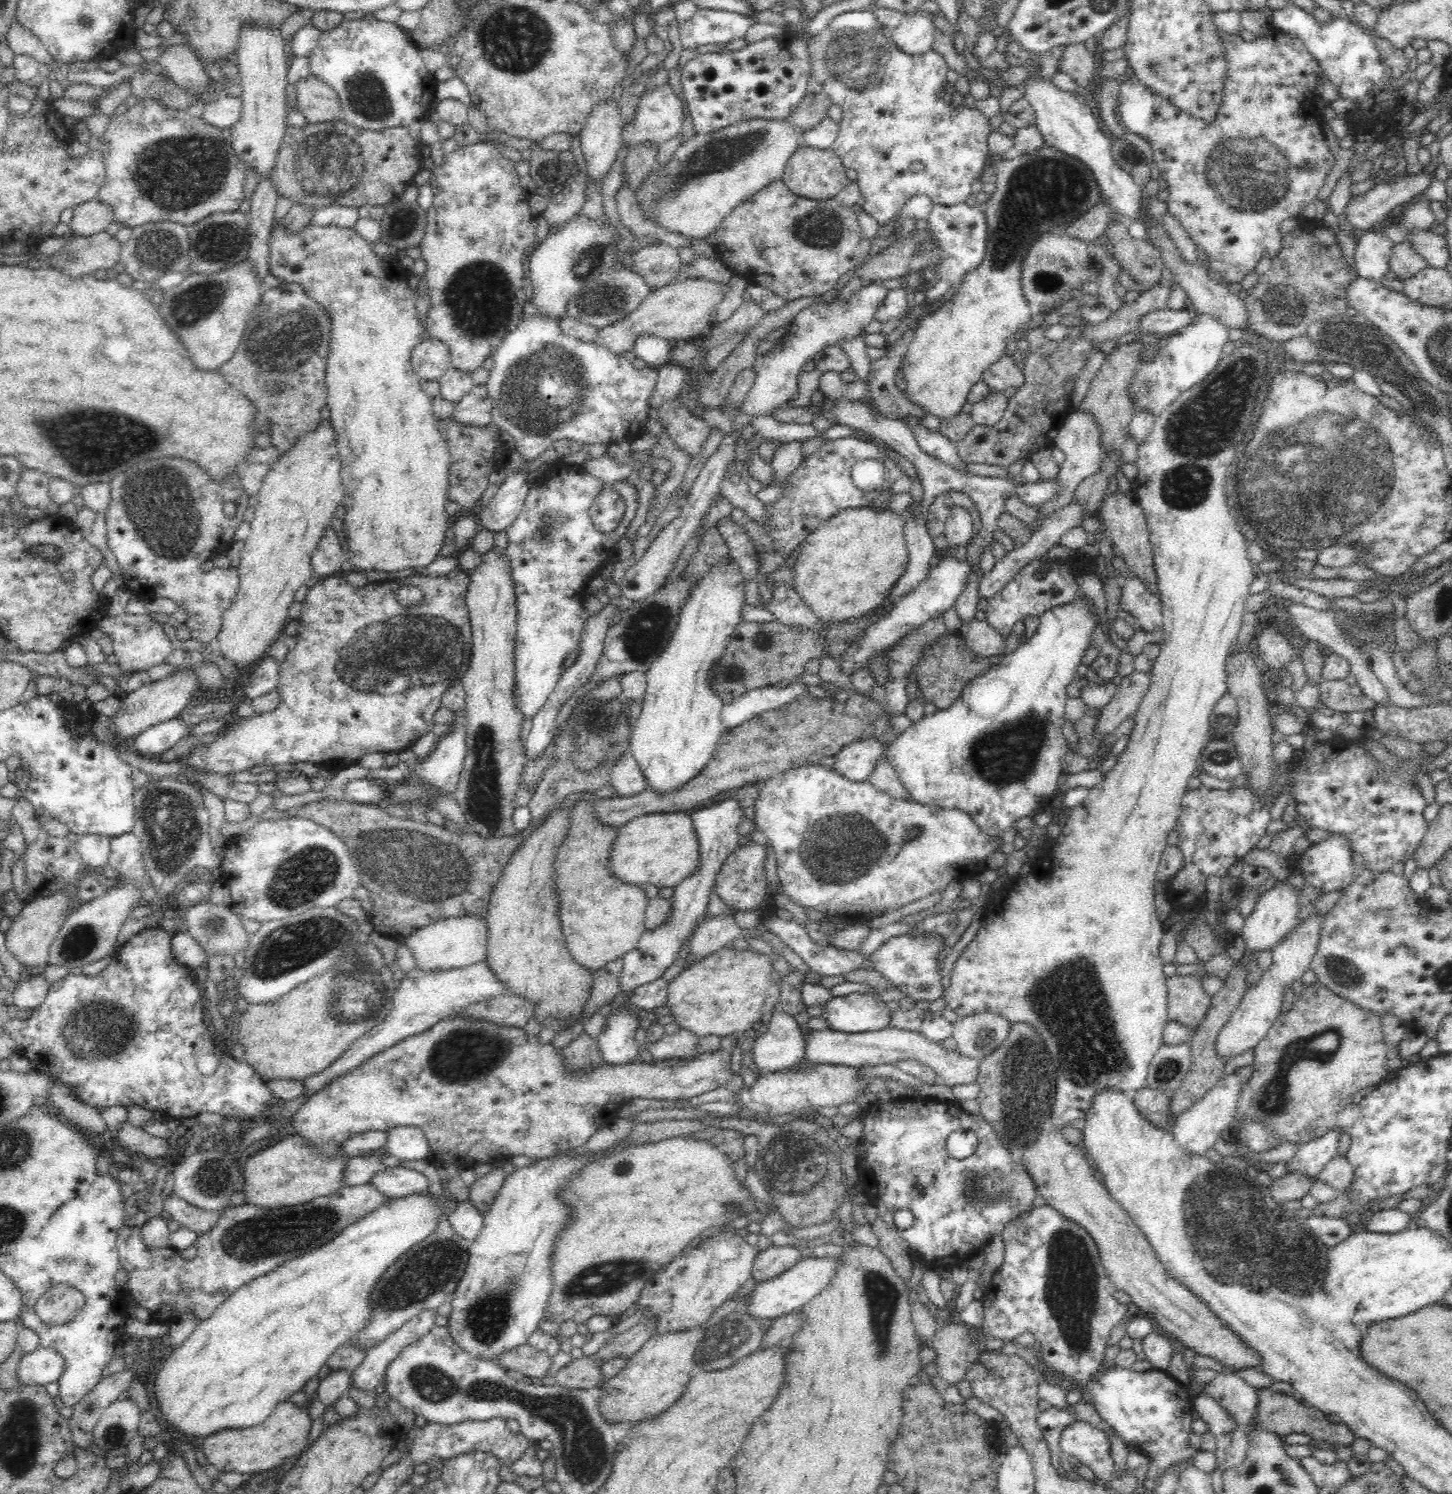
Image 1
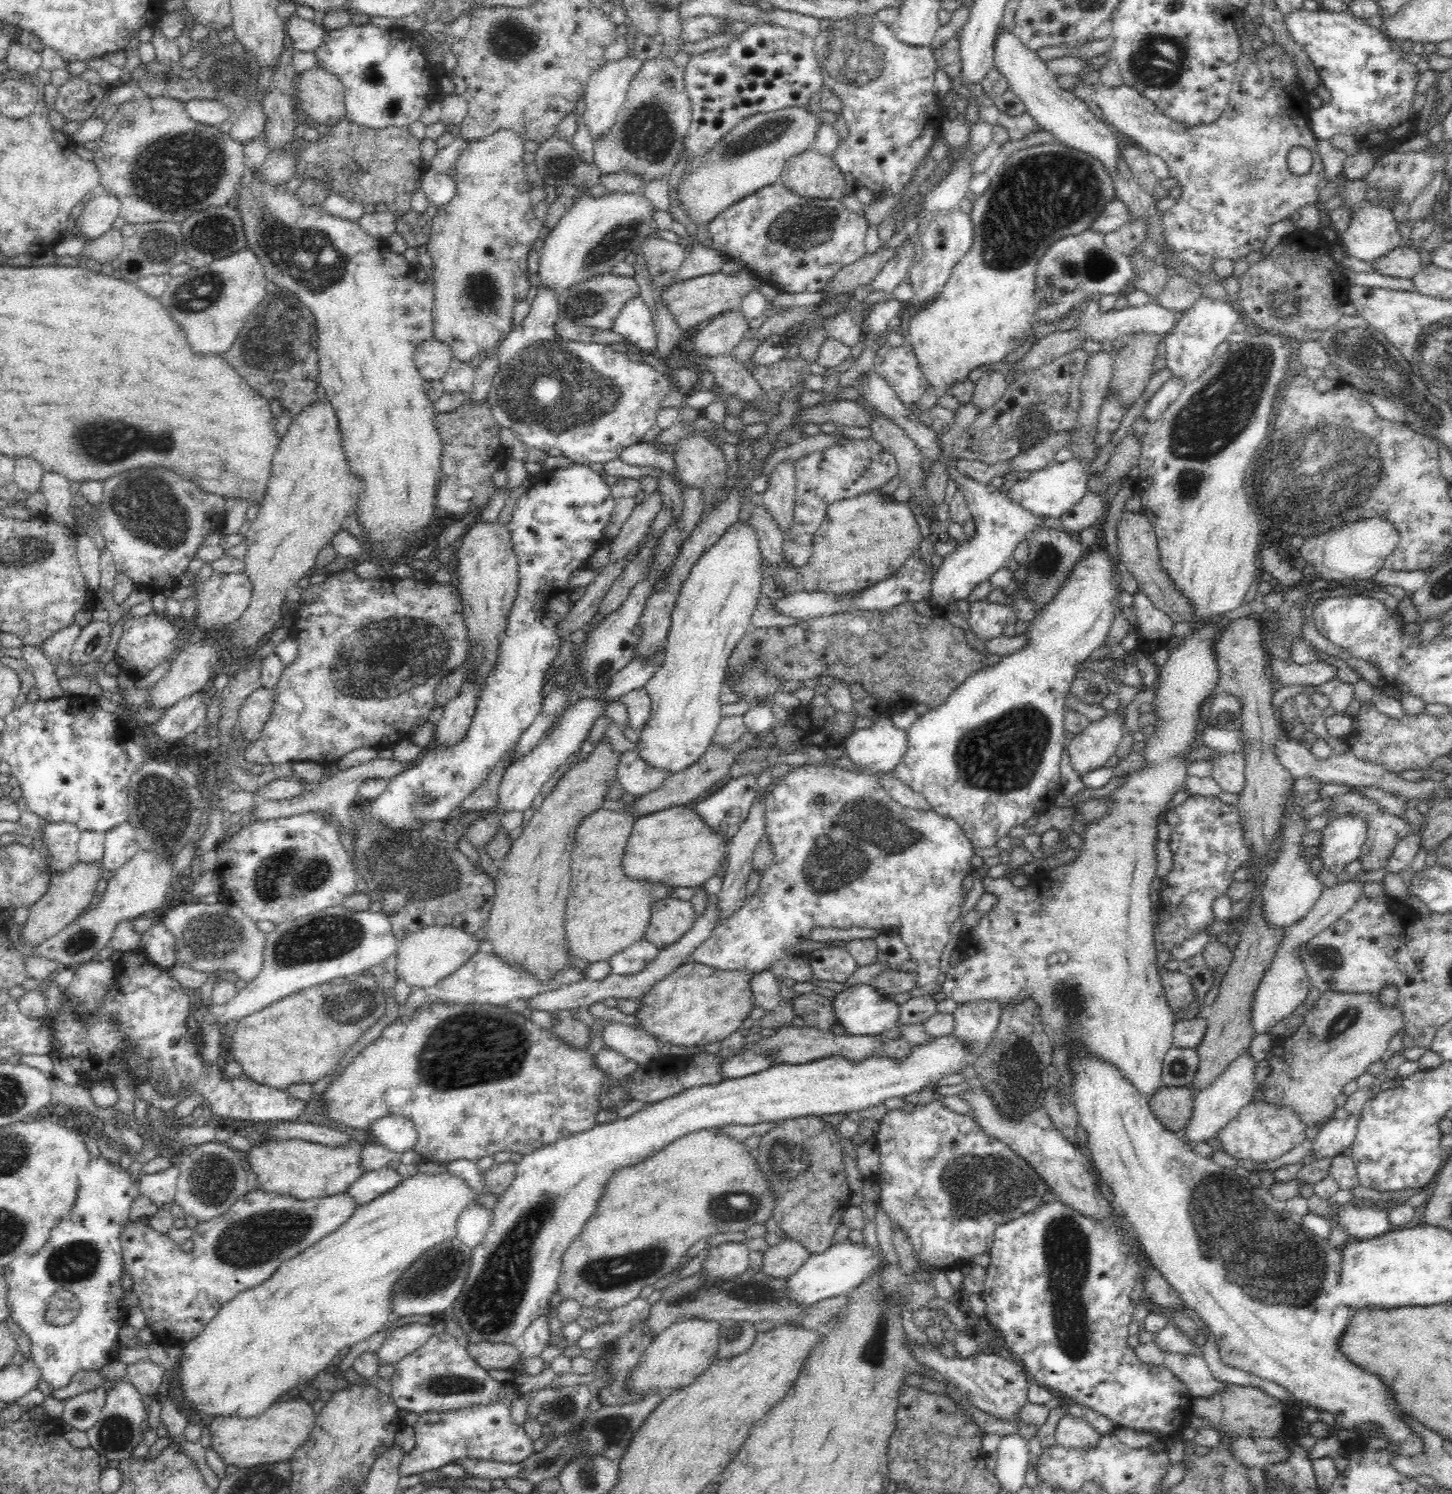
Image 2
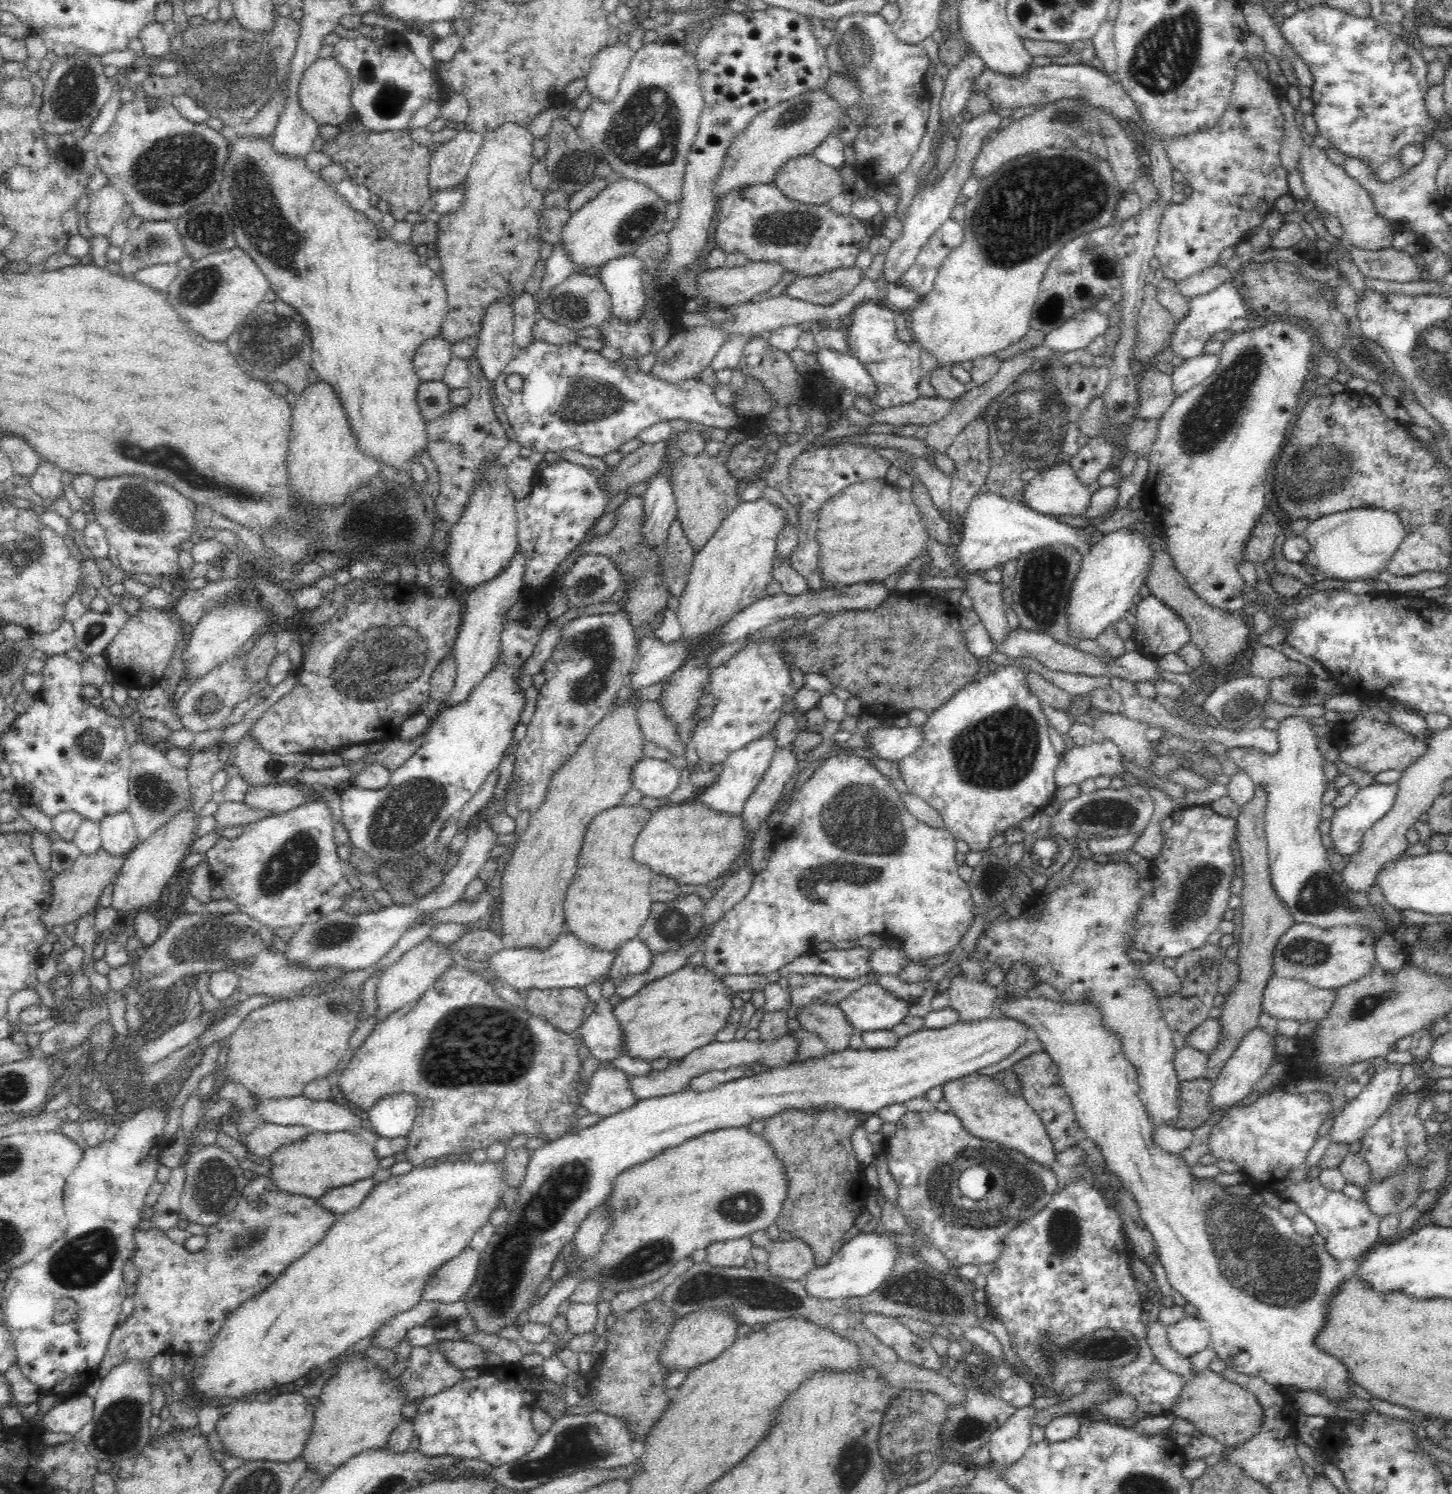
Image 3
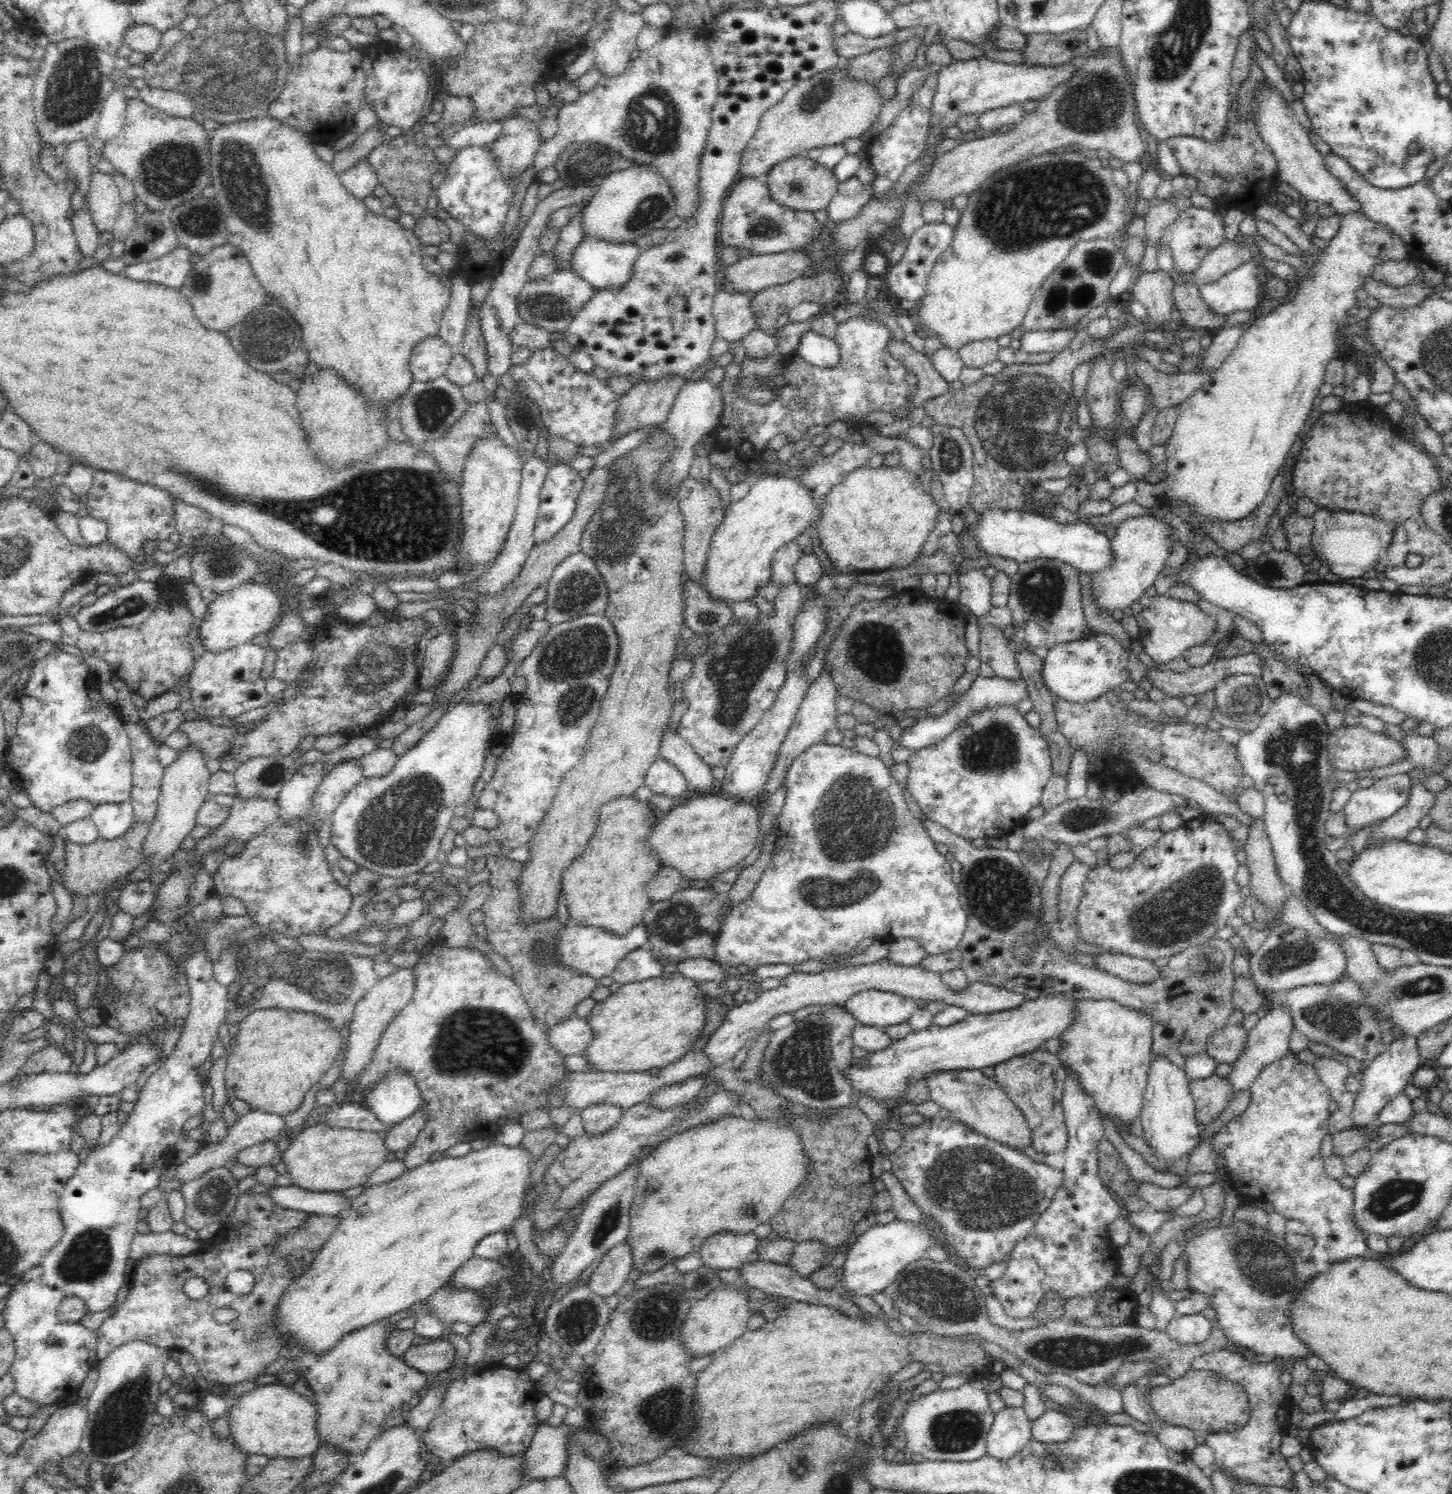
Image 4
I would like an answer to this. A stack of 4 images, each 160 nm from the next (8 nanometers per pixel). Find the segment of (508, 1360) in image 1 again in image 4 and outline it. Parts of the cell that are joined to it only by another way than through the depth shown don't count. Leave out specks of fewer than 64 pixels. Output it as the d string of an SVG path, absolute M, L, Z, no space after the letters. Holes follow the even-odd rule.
M446 1337L430 1344L412 1345L404 1354L402 1361L416 1372L431 1377L433 1374L448 1368L454 1362L456 1351Z

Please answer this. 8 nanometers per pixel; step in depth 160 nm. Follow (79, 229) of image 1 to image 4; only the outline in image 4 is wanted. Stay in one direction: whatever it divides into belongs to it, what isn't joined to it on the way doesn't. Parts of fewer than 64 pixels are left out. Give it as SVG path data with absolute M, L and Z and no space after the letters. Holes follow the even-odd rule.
M92 174L87 198L84 199L99 232L112 232L122 204L112 174Z

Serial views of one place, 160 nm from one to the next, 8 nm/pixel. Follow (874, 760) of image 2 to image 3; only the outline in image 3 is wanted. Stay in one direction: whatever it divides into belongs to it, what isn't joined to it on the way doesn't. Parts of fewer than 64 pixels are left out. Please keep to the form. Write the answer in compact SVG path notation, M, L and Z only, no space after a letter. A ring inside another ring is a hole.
M923 725L898 728L876 727L870 732L866 747L872 748L879 758L896 762L916 752L924 742Z

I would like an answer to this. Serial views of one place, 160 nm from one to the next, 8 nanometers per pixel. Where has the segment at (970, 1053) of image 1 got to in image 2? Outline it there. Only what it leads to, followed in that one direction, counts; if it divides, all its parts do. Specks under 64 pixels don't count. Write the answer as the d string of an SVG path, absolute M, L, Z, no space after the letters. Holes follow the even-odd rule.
M974 1000L956 1004L953 1034L973 1050L984 1050L993 1039L1002 1006L995 1000Z

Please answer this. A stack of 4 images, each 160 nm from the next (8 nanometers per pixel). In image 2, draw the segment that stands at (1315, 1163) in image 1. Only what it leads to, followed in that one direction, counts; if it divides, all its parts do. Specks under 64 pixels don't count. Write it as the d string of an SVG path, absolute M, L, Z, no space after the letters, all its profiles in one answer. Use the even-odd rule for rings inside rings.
M1339 1113L1328 1120L1313 1138L1313 1150L1316 1158L1335 1157L1353 1143L1358 1130L1361 1114Z

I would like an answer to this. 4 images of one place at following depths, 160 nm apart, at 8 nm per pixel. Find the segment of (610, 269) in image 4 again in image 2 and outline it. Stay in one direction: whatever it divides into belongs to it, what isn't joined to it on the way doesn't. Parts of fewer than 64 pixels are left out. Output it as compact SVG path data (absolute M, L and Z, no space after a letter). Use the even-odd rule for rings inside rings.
M640 295L622 308L611 330L622 336L631 349L657 353L652 314Z

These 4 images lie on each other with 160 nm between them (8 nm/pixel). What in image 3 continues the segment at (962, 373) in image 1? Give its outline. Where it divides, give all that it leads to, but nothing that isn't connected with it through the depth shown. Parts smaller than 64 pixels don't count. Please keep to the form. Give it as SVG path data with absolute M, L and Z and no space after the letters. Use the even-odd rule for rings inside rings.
M1070 144L1060 148L1052 146L1038 152L1033 152L1032 154L1019 156L1005 162L998 170L991 172L985 179L980 179L976 195L967 199L964 204L965 218L962 220L962 225L965 227L965 230L962 244L958 244L952 252L946 254L946 258L942 260L942 264L938 268L938 274L936 274L936 278L932 282L932 290L927 292L924 295L924 300L918 302L911 310L912 323L910 324L910 330L912 330L914 344L917 347L924 347L926 350L929 350L936 357L936 360L938 360L939 367L946 367L955 363L964 364L966 361L972 362L978 356L992 355L1006 349L1012 344L1016 344L1029 332L1029 321L1031 320L1033 305L1036 301L1041 280L1050 261L1070 240L1074 240L1077 236L1085 235L1097 228L1112 224L1122 193L1123 189L1119 187L1116 175L1108 161L1099 159L1088 150Z

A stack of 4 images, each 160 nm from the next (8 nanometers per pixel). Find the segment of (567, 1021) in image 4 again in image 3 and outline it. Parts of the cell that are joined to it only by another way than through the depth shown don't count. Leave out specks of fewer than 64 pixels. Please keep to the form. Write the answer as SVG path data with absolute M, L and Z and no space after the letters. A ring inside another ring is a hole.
M606 1000L574 1031L576 1044L583 1044L598 1061L610 1061L622 1054L622 1029L612 1013L612 1005Z

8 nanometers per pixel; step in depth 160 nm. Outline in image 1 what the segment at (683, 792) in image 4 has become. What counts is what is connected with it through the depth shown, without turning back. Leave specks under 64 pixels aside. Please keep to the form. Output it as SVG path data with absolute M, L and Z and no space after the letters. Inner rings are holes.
M629 751L620 754L610 769L612 786L619 796L633 796L649 788L642 769Z

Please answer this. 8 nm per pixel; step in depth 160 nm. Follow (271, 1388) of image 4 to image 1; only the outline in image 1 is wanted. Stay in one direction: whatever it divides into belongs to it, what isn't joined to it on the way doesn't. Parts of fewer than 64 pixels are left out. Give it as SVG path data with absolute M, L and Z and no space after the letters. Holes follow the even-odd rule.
M283 1401L262 1424L248 1428L224 1428L220 1432L212 1432L205 1436L201 1445L206 1453L207 1462L214 1464L220 1471L234 1471L249 1476L254 1472L279 1468L283 1461L300 1455L310 1442L308 1436L312 1421L308 1408Z

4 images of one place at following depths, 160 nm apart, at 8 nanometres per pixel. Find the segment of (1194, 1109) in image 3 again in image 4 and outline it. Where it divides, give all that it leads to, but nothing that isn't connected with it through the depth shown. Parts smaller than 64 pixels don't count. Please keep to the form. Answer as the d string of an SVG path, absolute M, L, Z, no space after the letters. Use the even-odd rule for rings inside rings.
M1220 1075L1189 1081L1189 1085L1195 1102L1195 1117L1199 1124L1209 1125L1216 1120L1236 1093L1227 1077Z

